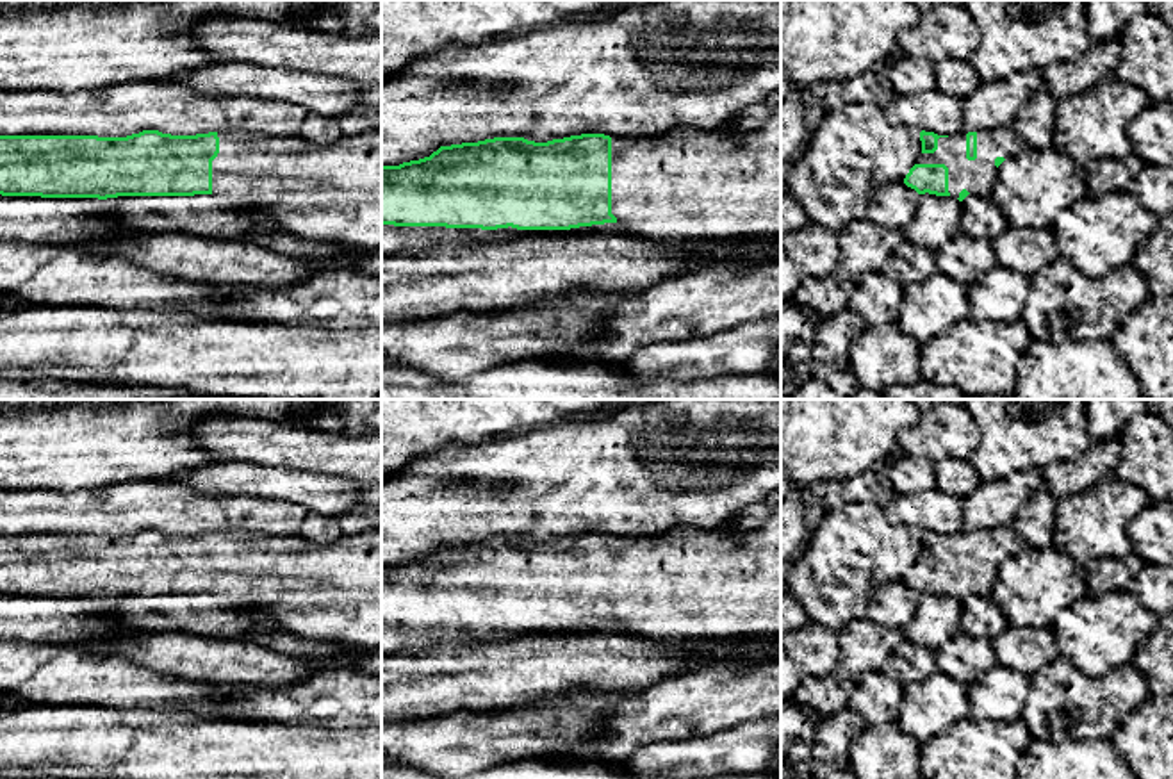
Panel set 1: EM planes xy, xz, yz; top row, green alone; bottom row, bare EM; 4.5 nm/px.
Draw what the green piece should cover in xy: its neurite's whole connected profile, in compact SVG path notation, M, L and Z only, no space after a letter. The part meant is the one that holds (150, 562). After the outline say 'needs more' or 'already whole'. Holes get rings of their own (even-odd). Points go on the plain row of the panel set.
M381 528L340 535L317 544L301 535L258 535L246 529L223 529L196 535L171 535L143 529L127 537L98 535L0 535L0 594L41 597L118 597L118 595L194 595L241 594L278 601L287 594L307 594L324 588L344 595L381 592Z | needs more

